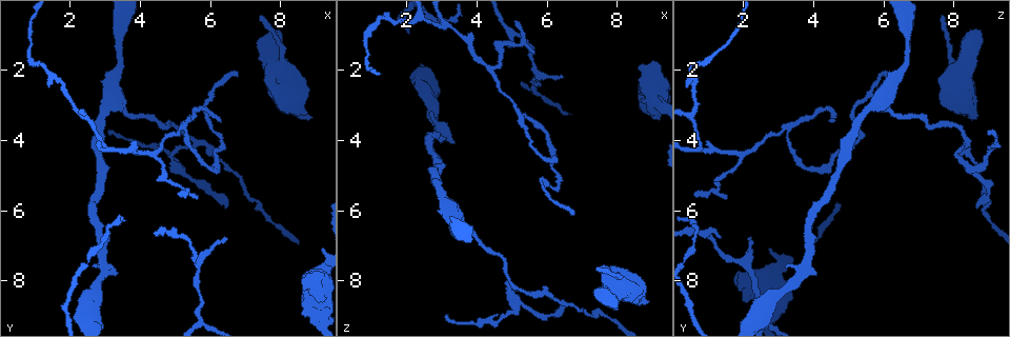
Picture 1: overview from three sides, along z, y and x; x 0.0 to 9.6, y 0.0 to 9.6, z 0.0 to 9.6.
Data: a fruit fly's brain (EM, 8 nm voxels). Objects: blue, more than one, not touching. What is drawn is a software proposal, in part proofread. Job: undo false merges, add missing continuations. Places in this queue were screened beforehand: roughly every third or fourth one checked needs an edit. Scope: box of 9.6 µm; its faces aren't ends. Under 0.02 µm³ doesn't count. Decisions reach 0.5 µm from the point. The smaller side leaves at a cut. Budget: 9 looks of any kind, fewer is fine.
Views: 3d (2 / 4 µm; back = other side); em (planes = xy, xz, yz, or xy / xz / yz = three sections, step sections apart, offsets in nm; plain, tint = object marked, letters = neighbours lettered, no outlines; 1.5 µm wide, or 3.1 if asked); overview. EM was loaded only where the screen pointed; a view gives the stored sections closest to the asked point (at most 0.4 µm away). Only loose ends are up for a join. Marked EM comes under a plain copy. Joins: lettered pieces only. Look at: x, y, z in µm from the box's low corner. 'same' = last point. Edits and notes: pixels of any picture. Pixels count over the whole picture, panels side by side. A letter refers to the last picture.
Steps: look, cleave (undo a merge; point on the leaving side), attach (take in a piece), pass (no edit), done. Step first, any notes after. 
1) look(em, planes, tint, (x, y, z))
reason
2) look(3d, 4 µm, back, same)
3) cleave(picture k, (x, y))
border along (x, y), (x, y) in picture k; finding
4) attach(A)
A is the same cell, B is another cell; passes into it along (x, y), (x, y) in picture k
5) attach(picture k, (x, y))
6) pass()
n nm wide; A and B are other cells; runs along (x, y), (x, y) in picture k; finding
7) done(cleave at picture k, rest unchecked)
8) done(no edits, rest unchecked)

look(em, planes, tint, (5.10, 4.80, 8.65))
three-way junction

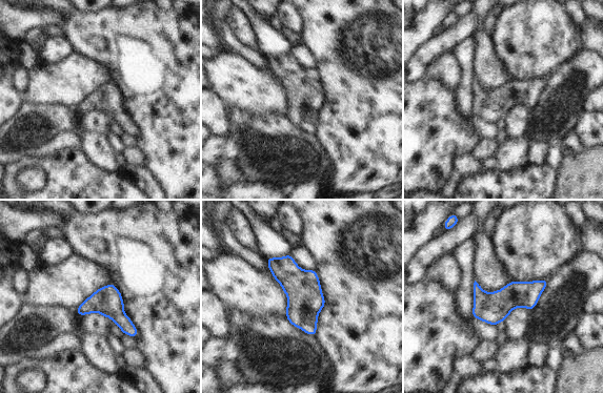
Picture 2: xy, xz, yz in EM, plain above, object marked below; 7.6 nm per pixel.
look(em, planes, letters, same)

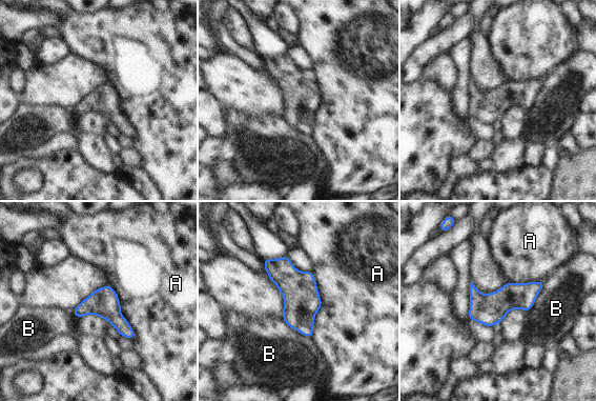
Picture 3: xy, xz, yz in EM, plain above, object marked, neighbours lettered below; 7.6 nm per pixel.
pass()
A touches over 460 nm; A and B are other cells; border along (108, 284), (134, 332), (131, 339) in picture 3; continuous, no second neuron

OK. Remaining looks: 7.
look(em, planes, letters, (3.15, 3.75, 9.00))
tapers out

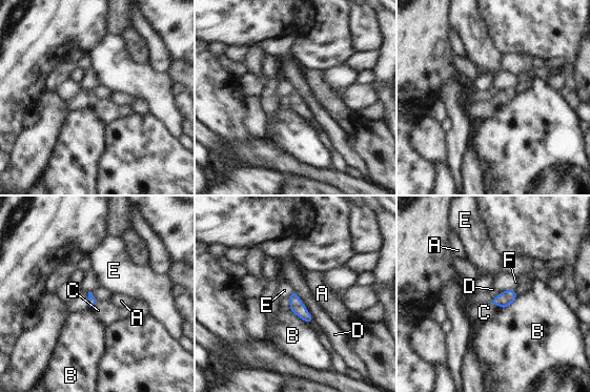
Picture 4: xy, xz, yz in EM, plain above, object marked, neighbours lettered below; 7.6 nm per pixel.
pass()
A, B, C, D, E and F are other cells; none of them fits

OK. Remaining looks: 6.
look(em, planes, letters, (3.70, 3.25, 6.30))
sudden change in width

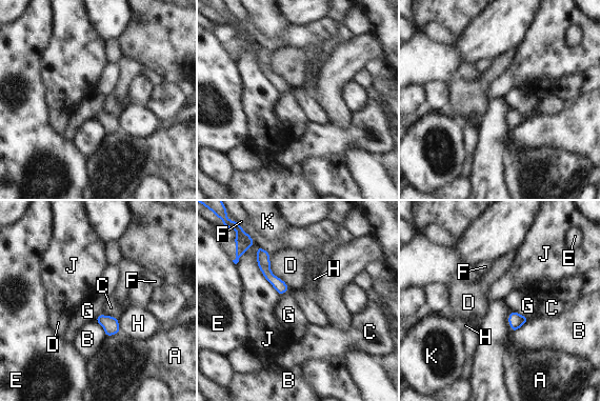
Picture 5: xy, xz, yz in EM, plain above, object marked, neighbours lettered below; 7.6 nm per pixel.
pass()
A, B, C, D, E, F, G, H, J and K are other cells; runs along (260, 253), (266, 273), (281, 291) in picture 5; continuous, no second neuron

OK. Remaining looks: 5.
look(3d, 2 µm, (4.90, 6.80, 1.40))
branch stops here

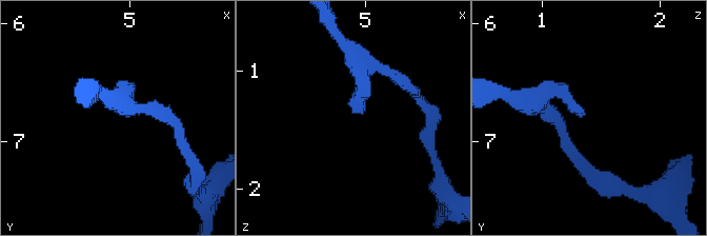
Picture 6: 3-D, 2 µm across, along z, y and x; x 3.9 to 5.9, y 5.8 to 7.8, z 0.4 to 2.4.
look(em, planes, letters, (4.96, 6.78, 1.36))
need the tissue

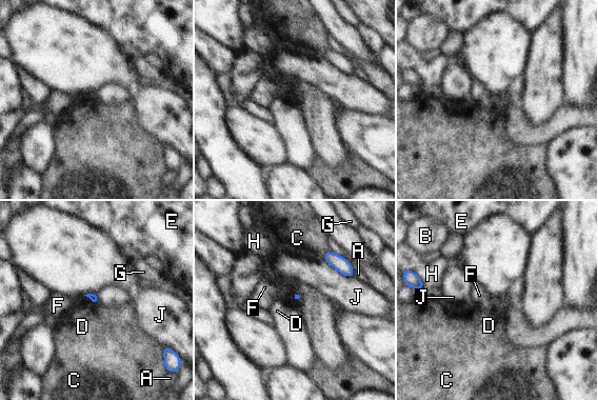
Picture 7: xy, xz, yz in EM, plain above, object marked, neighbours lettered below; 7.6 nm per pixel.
pass()
A, B, C, D, E, F, G, H and J are other cells; border along (329, 251), (324, 254), (326, 261) in picture 7; none of them fits

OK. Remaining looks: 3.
done(no edits, rest unchecked)

